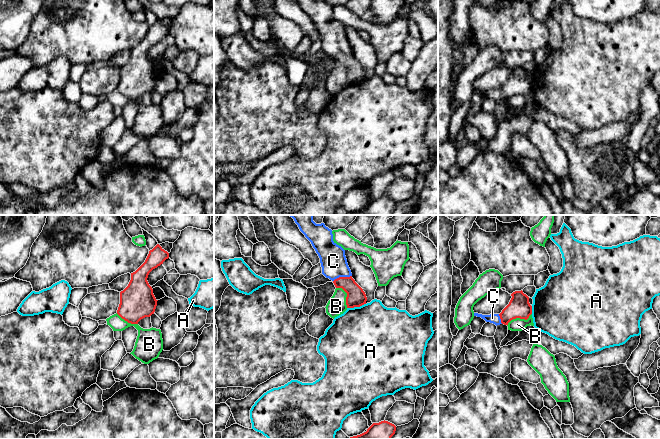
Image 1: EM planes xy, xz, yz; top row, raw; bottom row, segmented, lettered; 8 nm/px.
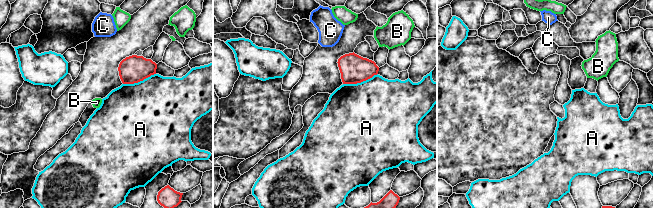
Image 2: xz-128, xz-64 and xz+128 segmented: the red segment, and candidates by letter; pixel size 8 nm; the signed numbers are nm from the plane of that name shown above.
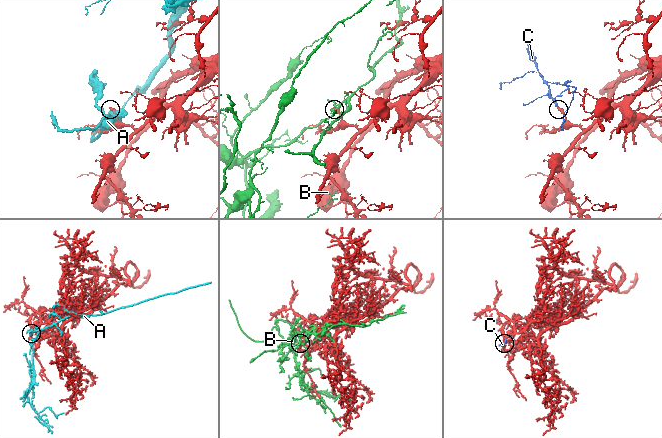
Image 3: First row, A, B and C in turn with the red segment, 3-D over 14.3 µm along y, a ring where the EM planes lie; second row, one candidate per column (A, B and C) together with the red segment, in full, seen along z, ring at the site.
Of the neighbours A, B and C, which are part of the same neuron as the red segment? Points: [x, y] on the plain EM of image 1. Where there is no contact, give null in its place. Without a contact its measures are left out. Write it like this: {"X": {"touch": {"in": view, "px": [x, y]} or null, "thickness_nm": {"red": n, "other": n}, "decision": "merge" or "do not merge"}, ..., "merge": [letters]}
{"A": {"touch": {"in": "xz", "px": [356, 82]}, "thickness_nm": {"red": 160, "other": 480}, "decision": "do not merge"}, "B": {"touch": {"in": "yz", "px": [519, 93]}, "thickness_nm": {"red": 180, "other": 100}, "decision": "do not merge"}, "C": {"touch": {"in": "xz", "px": [342, 53]}, "thickness_nm": {"red": 160, "other": 220}, "decision": "merge"}, "merge": ["C"]}

